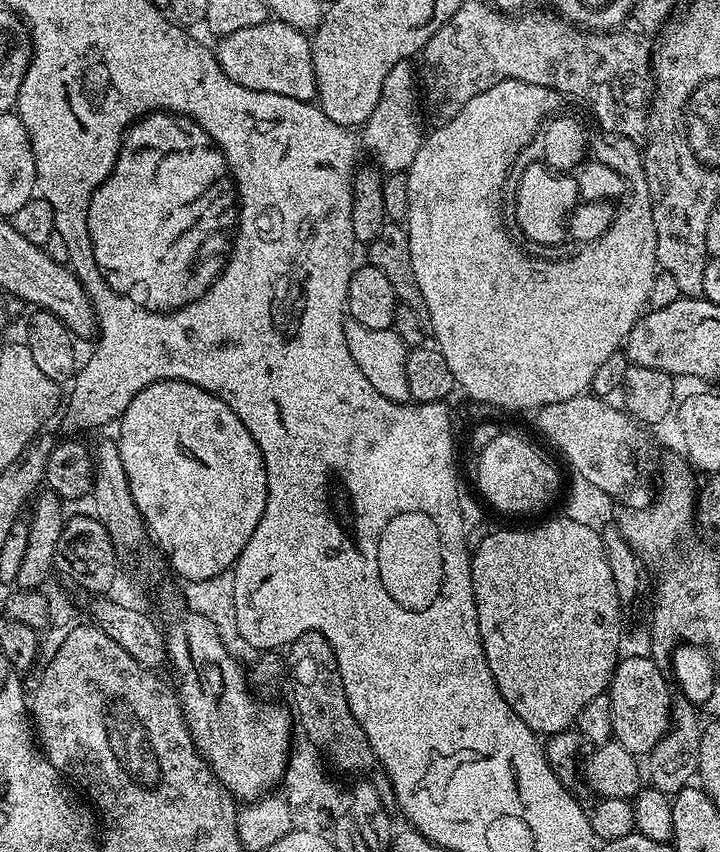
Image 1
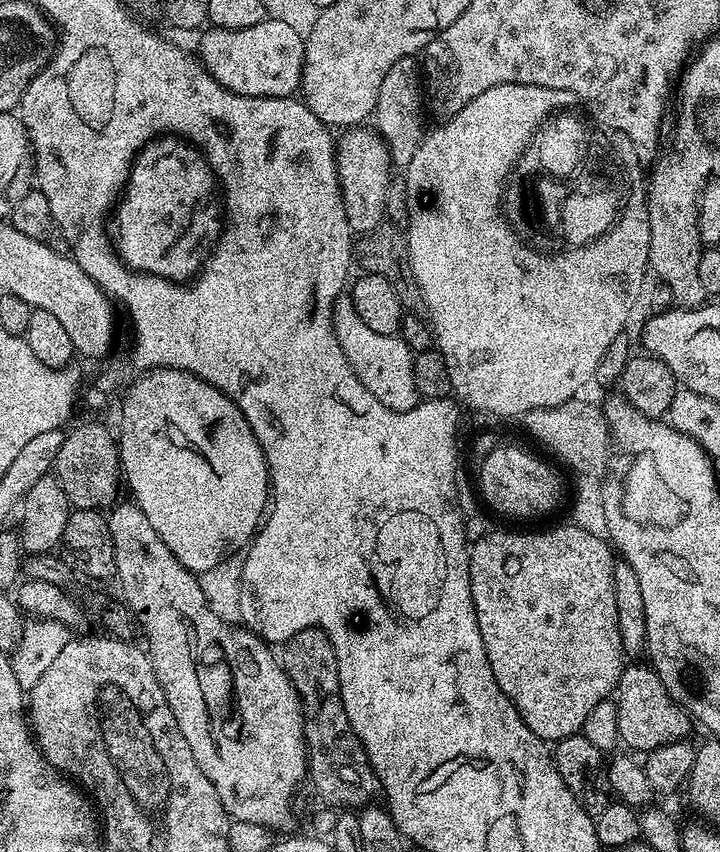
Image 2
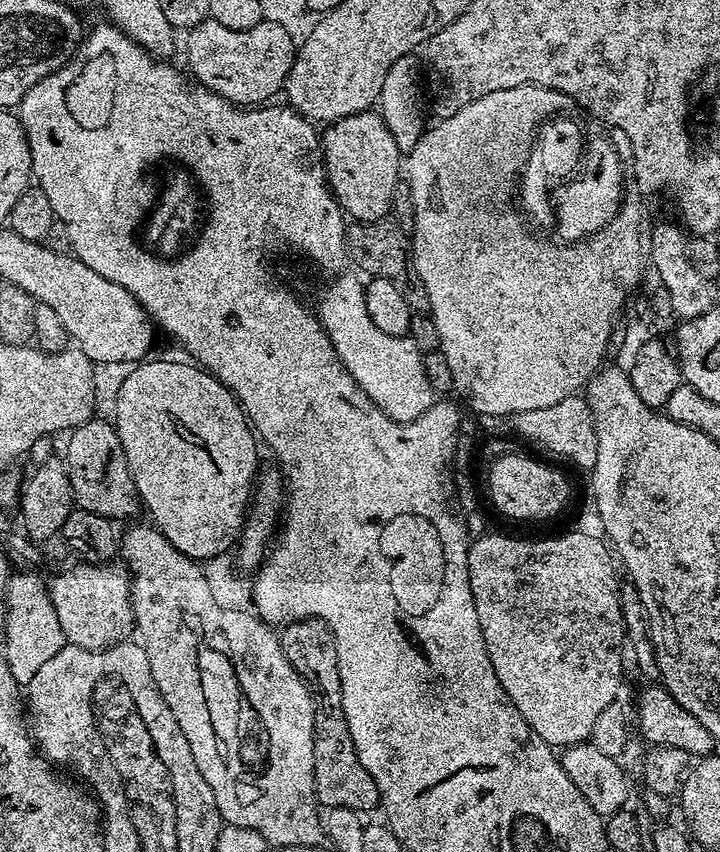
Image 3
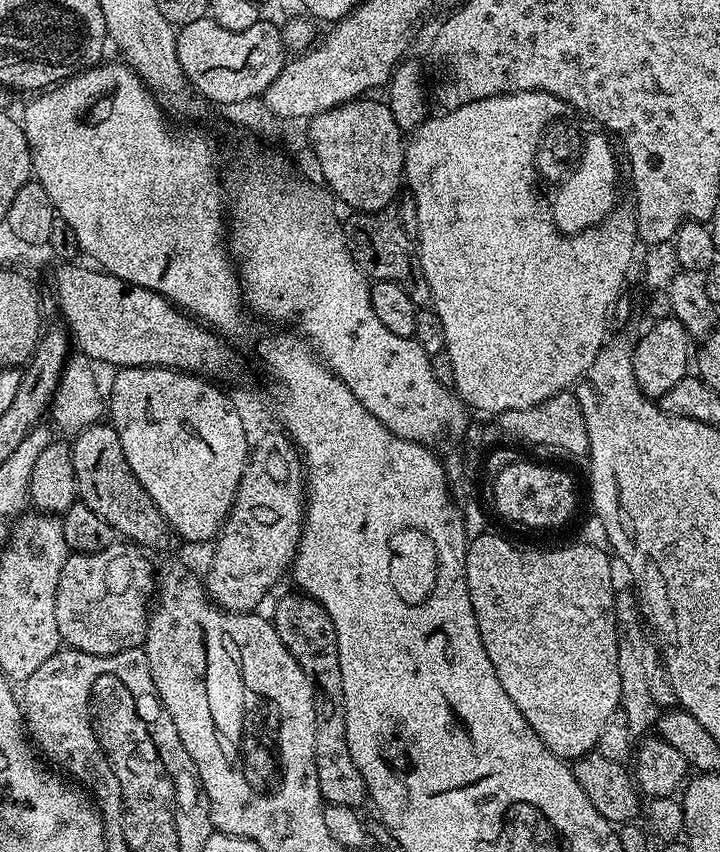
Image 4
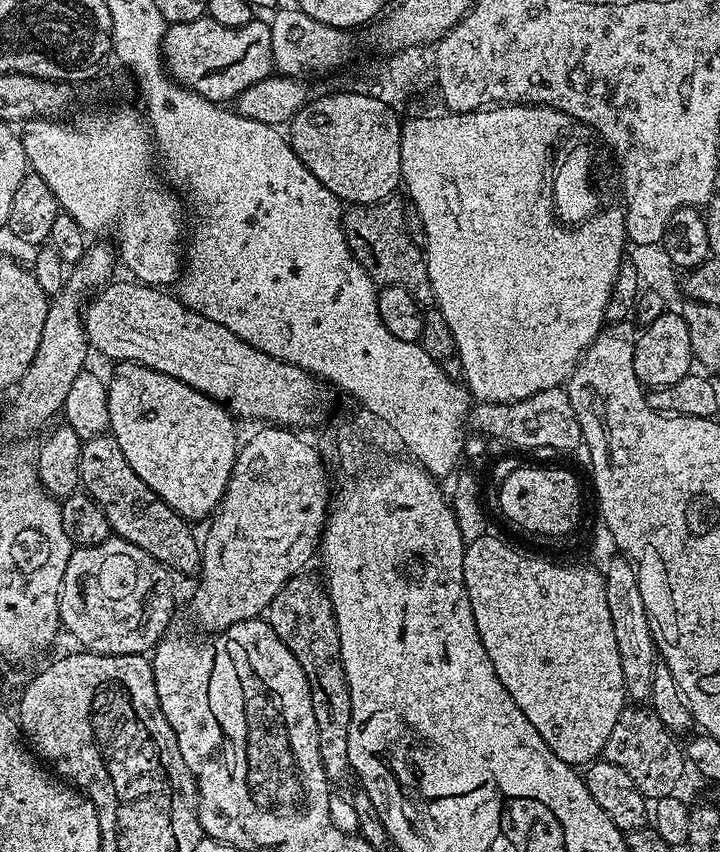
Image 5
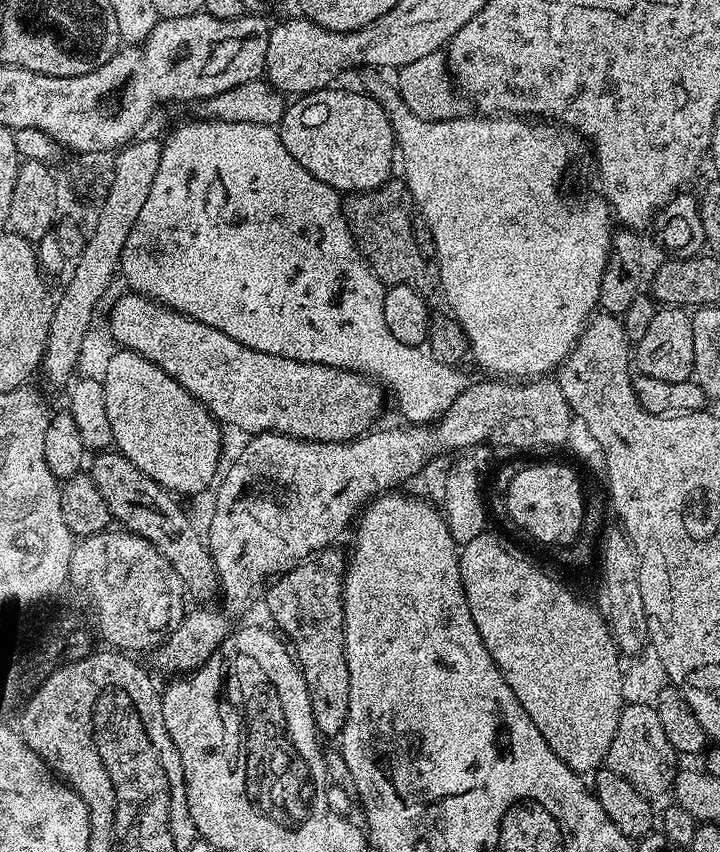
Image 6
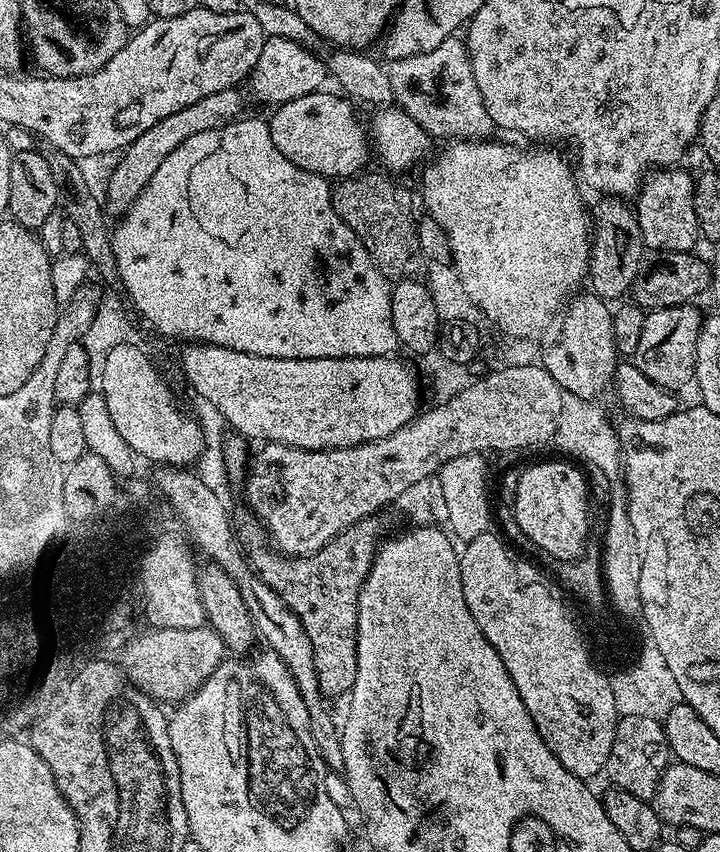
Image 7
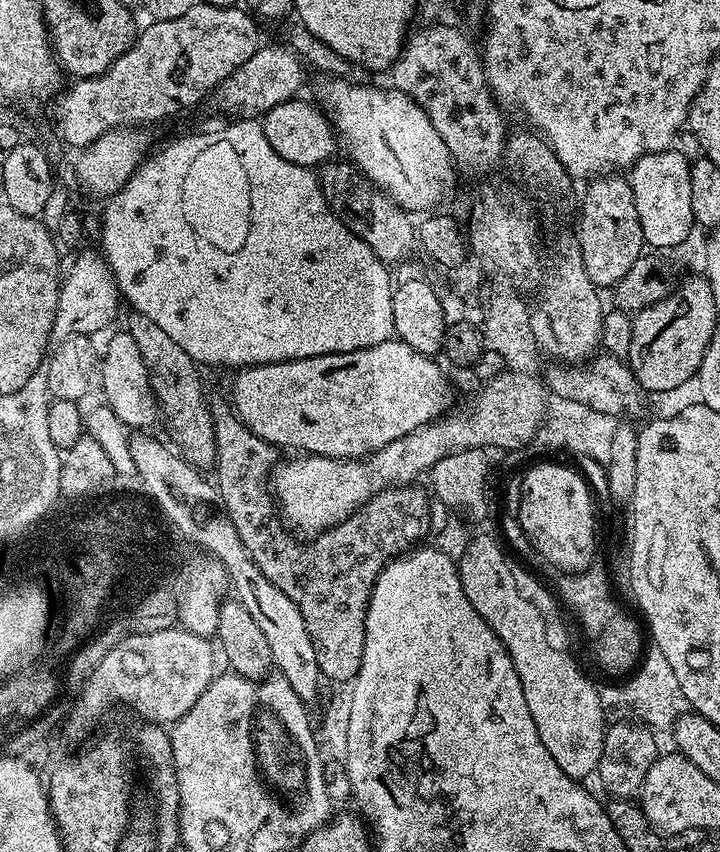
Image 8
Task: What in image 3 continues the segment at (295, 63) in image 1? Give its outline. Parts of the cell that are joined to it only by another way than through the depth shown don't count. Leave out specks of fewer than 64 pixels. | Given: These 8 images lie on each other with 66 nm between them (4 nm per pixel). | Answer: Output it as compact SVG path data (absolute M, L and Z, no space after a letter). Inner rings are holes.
M211 18L203 20L203 22L197 26L197 28L191 29L187 33L188 36L188 64L192 67L191 75L194 77L196 83L204 84L214 94L218 94L222 98L226 98L232 104L238 104L241 106L260 106L271 98L275 92L279 93L283 89L284 84L288 81L288 75L292 69L292 63L296 57L296 49L298 47L297 41L292 41L293 33L284 29L278 22L272 22L264 19L258 26L250 26L250 30L243 32L242 30L226 30L226 26L222 26L218 22L214 22Z

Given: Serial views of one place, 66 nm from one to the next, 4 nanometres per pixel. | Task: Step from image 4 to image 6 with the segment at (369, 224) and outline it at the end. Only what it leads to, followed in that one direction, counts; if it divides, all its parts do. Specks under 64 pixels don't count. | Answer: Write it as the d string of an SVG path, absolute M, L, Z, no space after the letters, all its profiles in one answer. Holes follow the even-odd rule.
M392 178L369 192L353 192L342 200L344 217L368 265L385 286L412 284L424 272L425 253L414 238L414 205L403 179Z

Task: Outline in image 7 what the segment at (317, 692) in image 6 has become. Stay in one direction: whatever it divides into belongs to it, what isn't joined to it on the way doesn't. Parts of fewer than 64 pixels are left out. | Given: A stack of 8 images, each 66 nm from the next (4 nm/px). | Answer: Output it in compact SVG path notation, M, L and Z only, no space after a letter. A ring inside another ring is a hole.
M248 514L235 525L235 533L248 562L264 583L268 583L301 620L313 646L314 669L318 686L325 698L347 697L354 686L358 670L356 630L358 628L358 598L372 568L376 549L385 535L379 519L359 520L336 537L322 550L309 556L285 556L270 543L265 525L255 515Z

